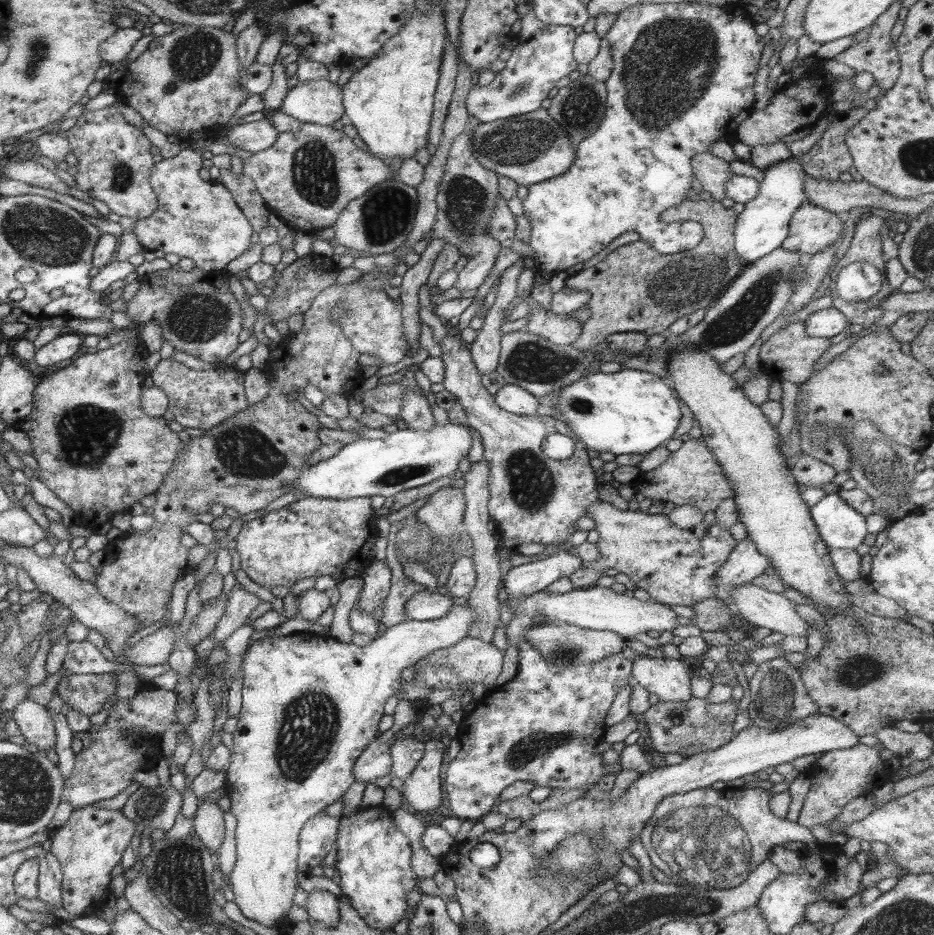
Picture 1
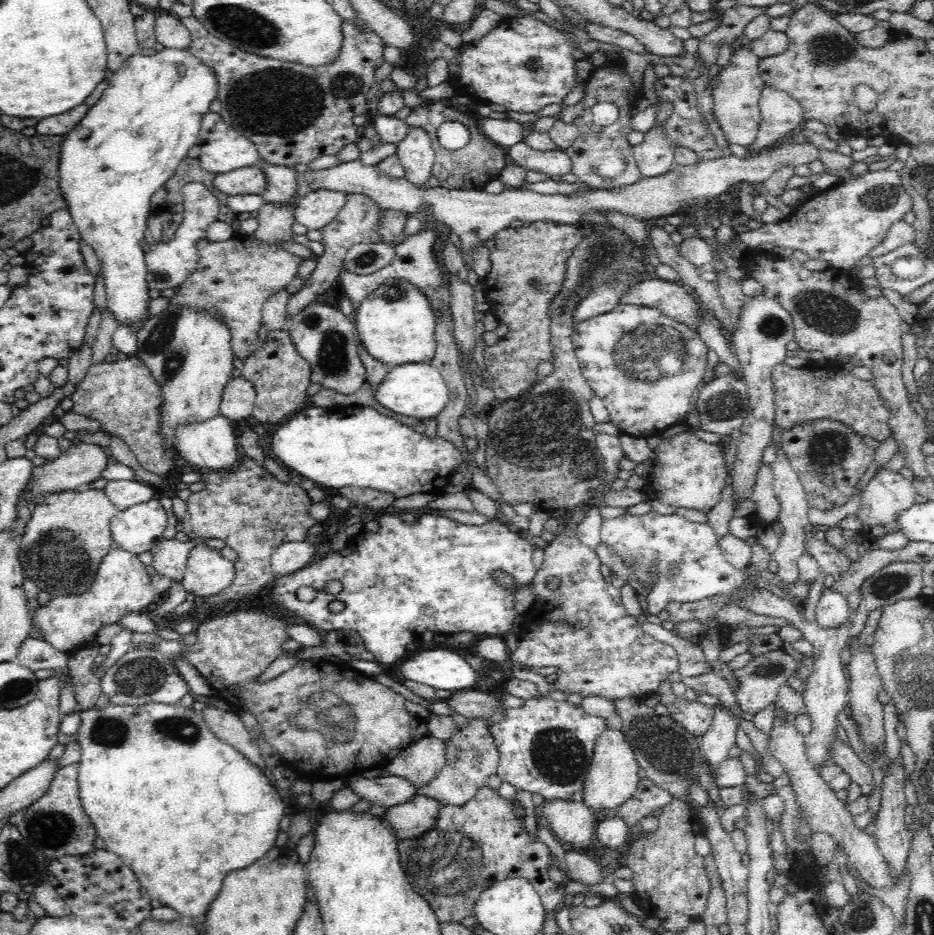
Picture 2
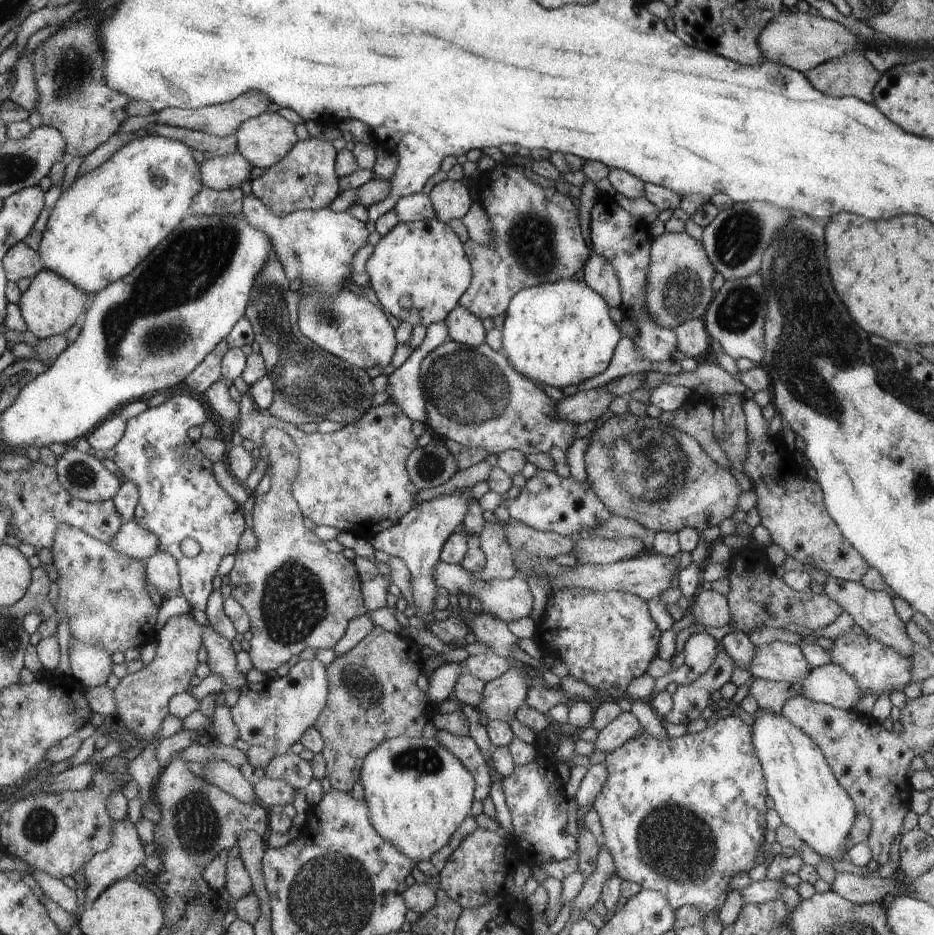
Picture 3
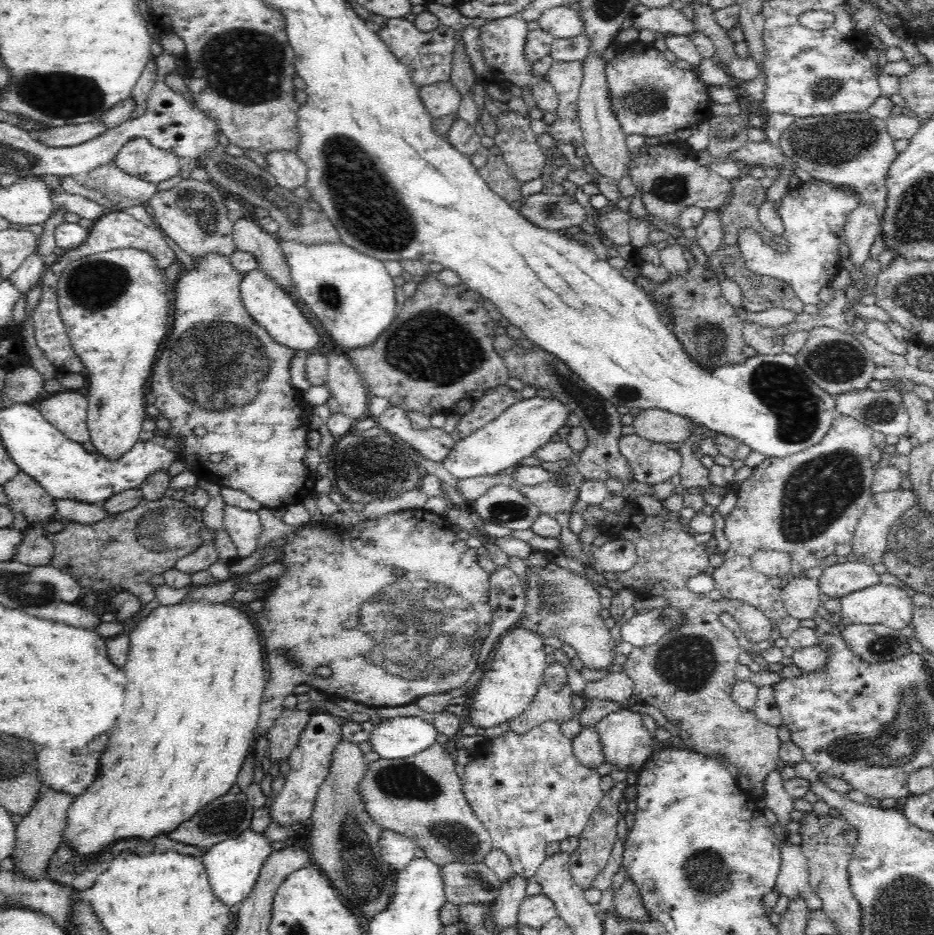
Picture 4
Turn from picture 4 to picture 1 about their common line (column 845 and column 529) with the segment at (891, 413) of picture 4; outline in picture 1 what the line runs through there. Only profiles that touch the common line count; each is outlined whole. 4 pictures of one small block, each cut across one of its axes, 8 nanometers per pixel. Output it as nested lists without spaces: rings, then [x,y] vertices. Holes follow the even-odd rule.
[[[503,384],[503,388],[497,390],[495,404],[515,416],[537,416],[539,412],[537,398],[533,398],[521,386],[513,386],[513,384]]]

